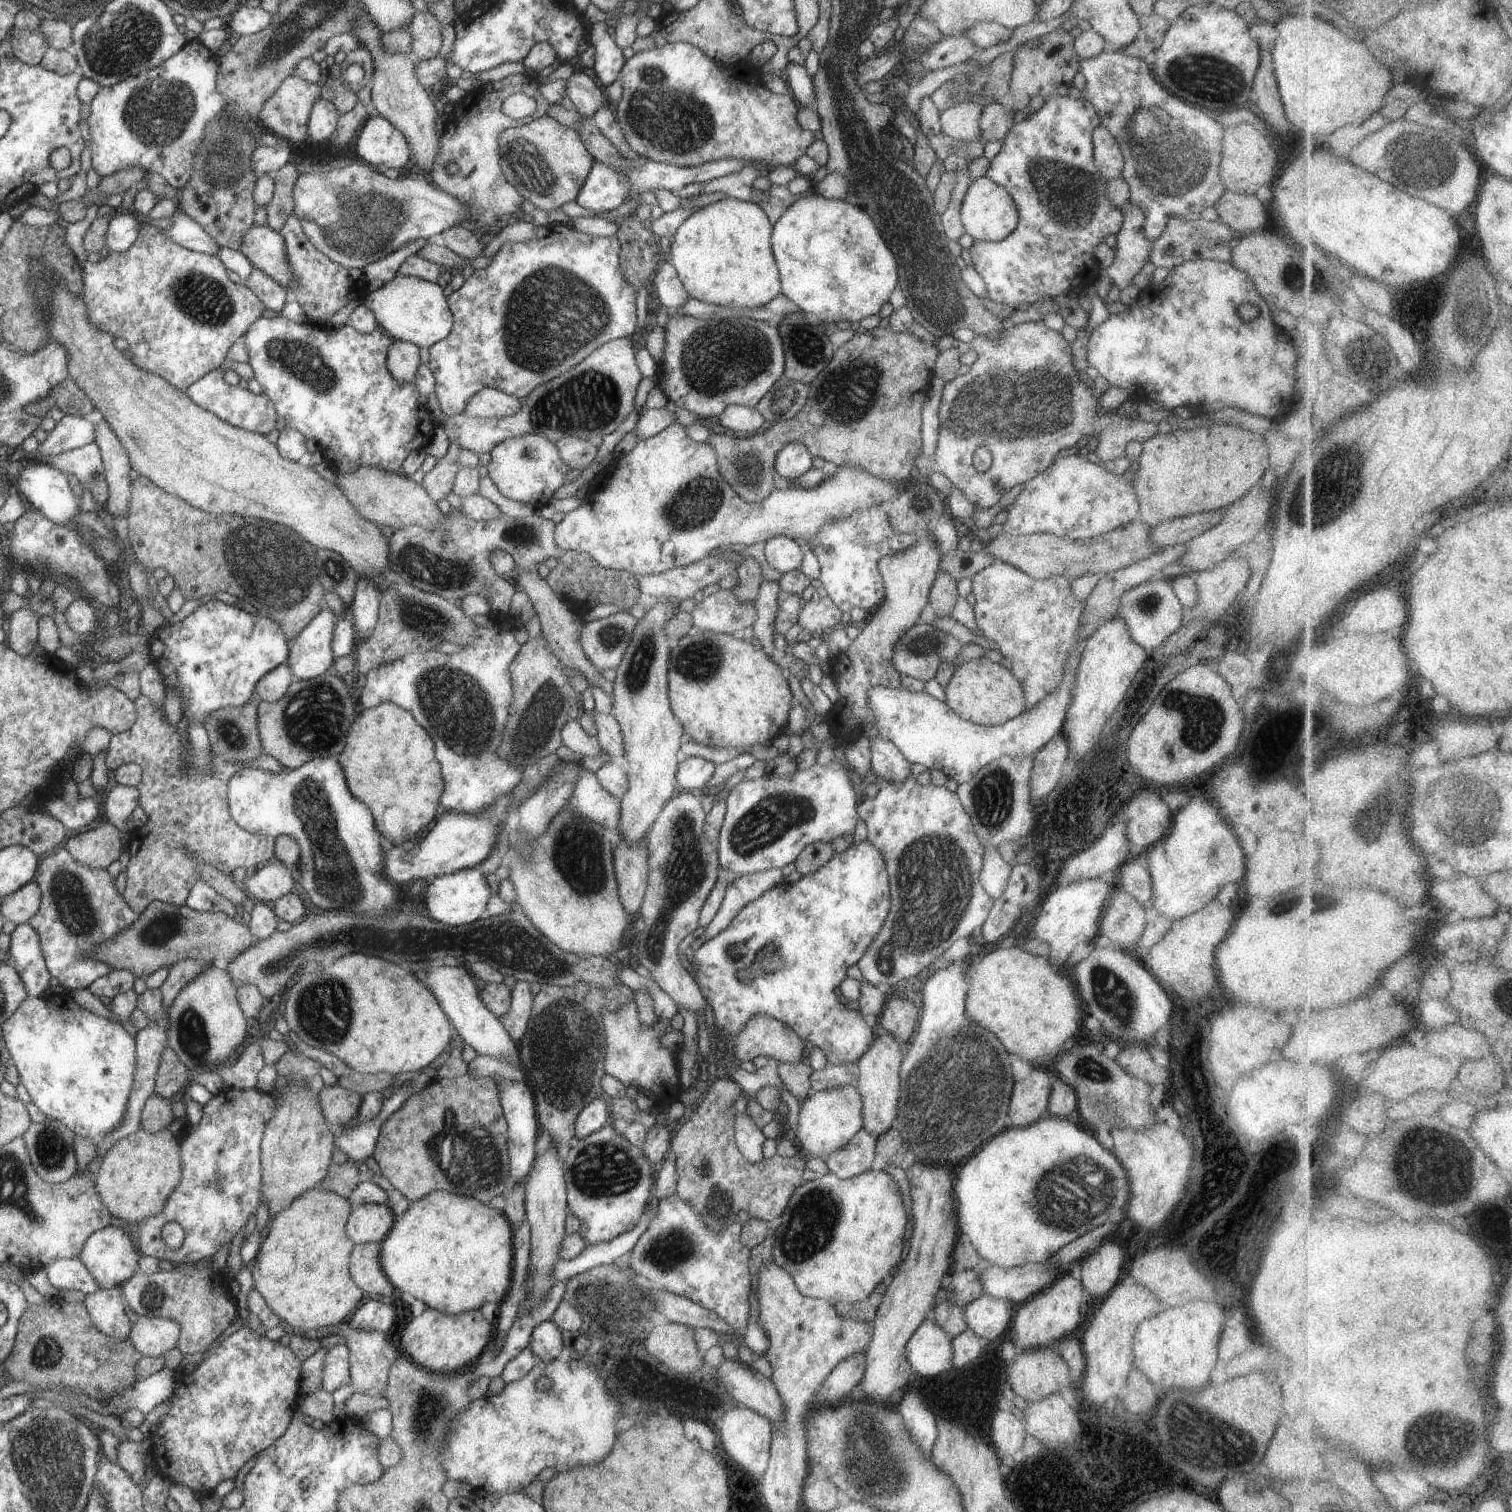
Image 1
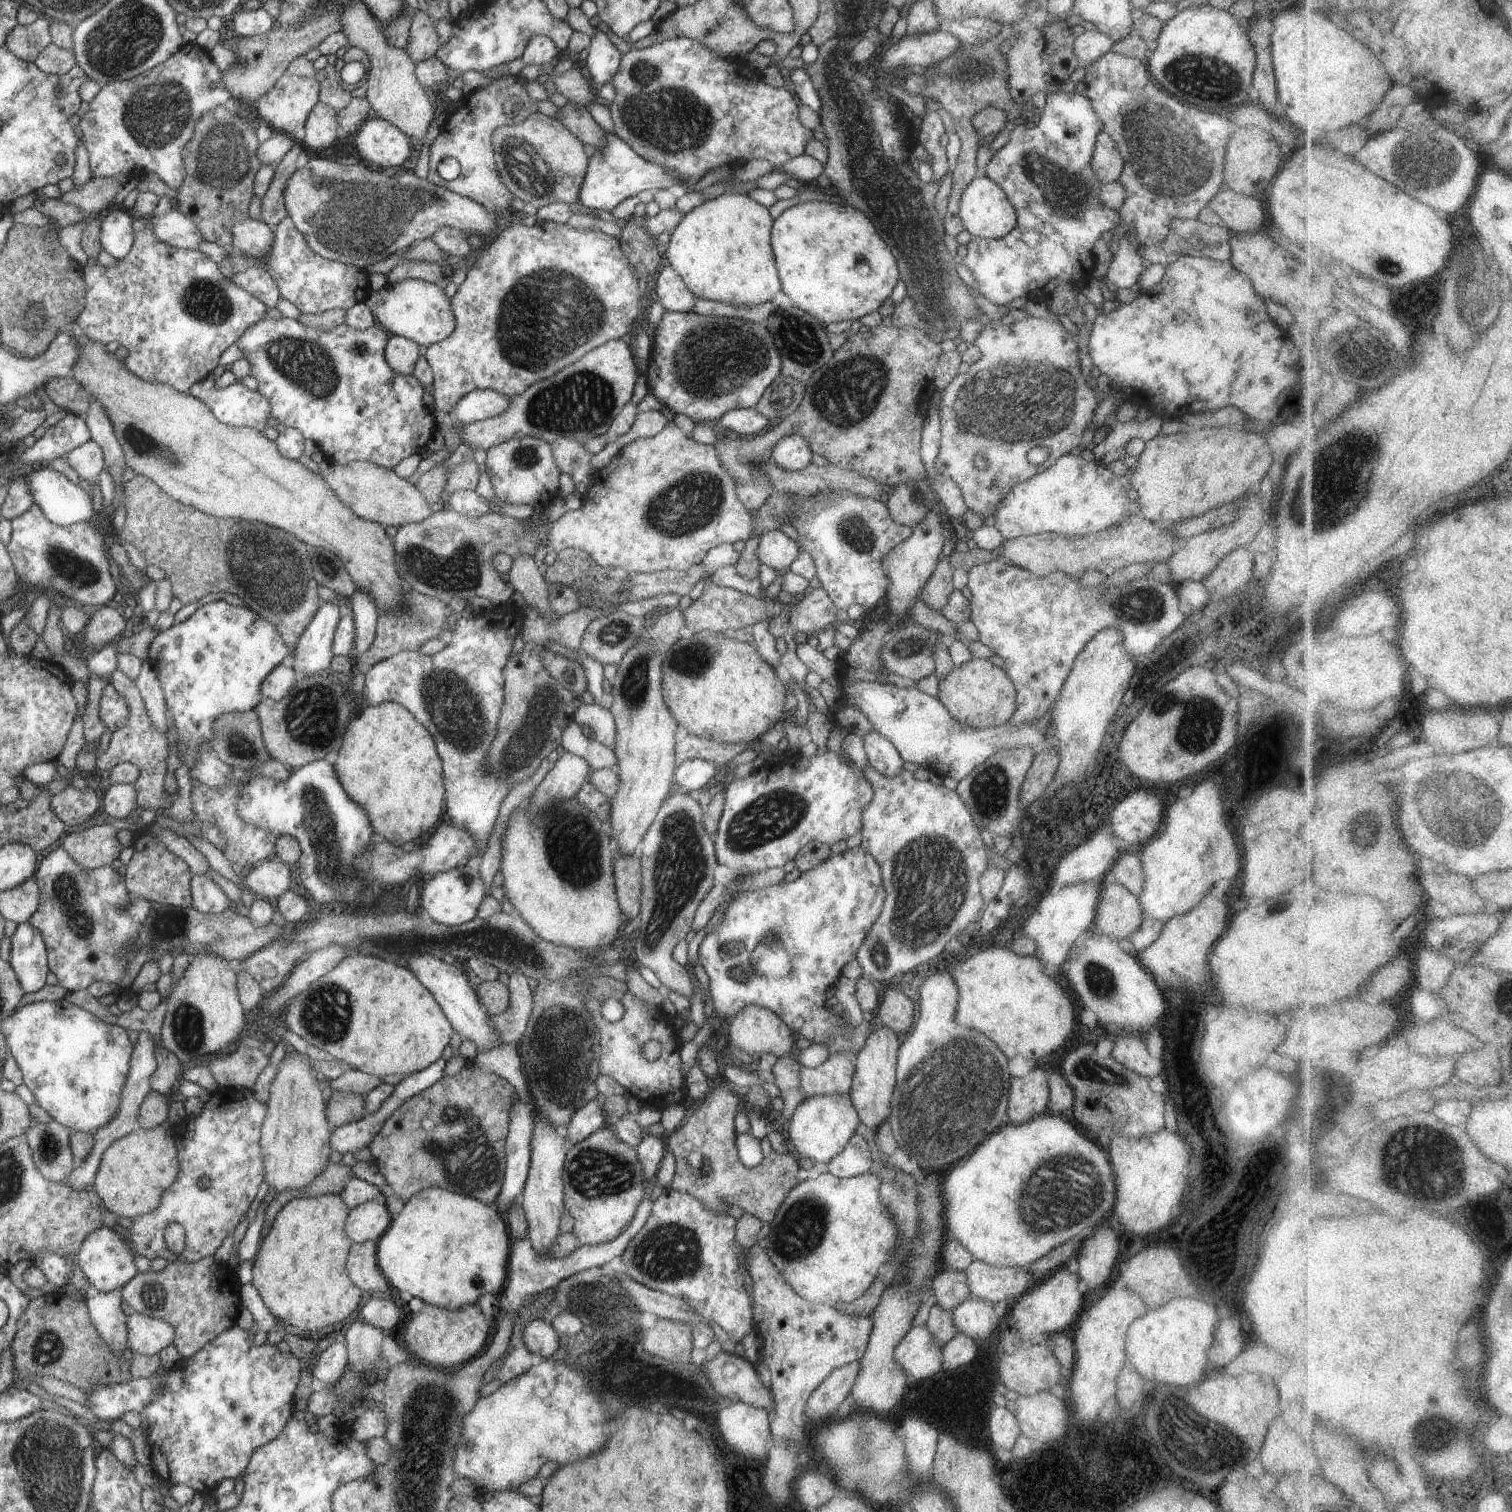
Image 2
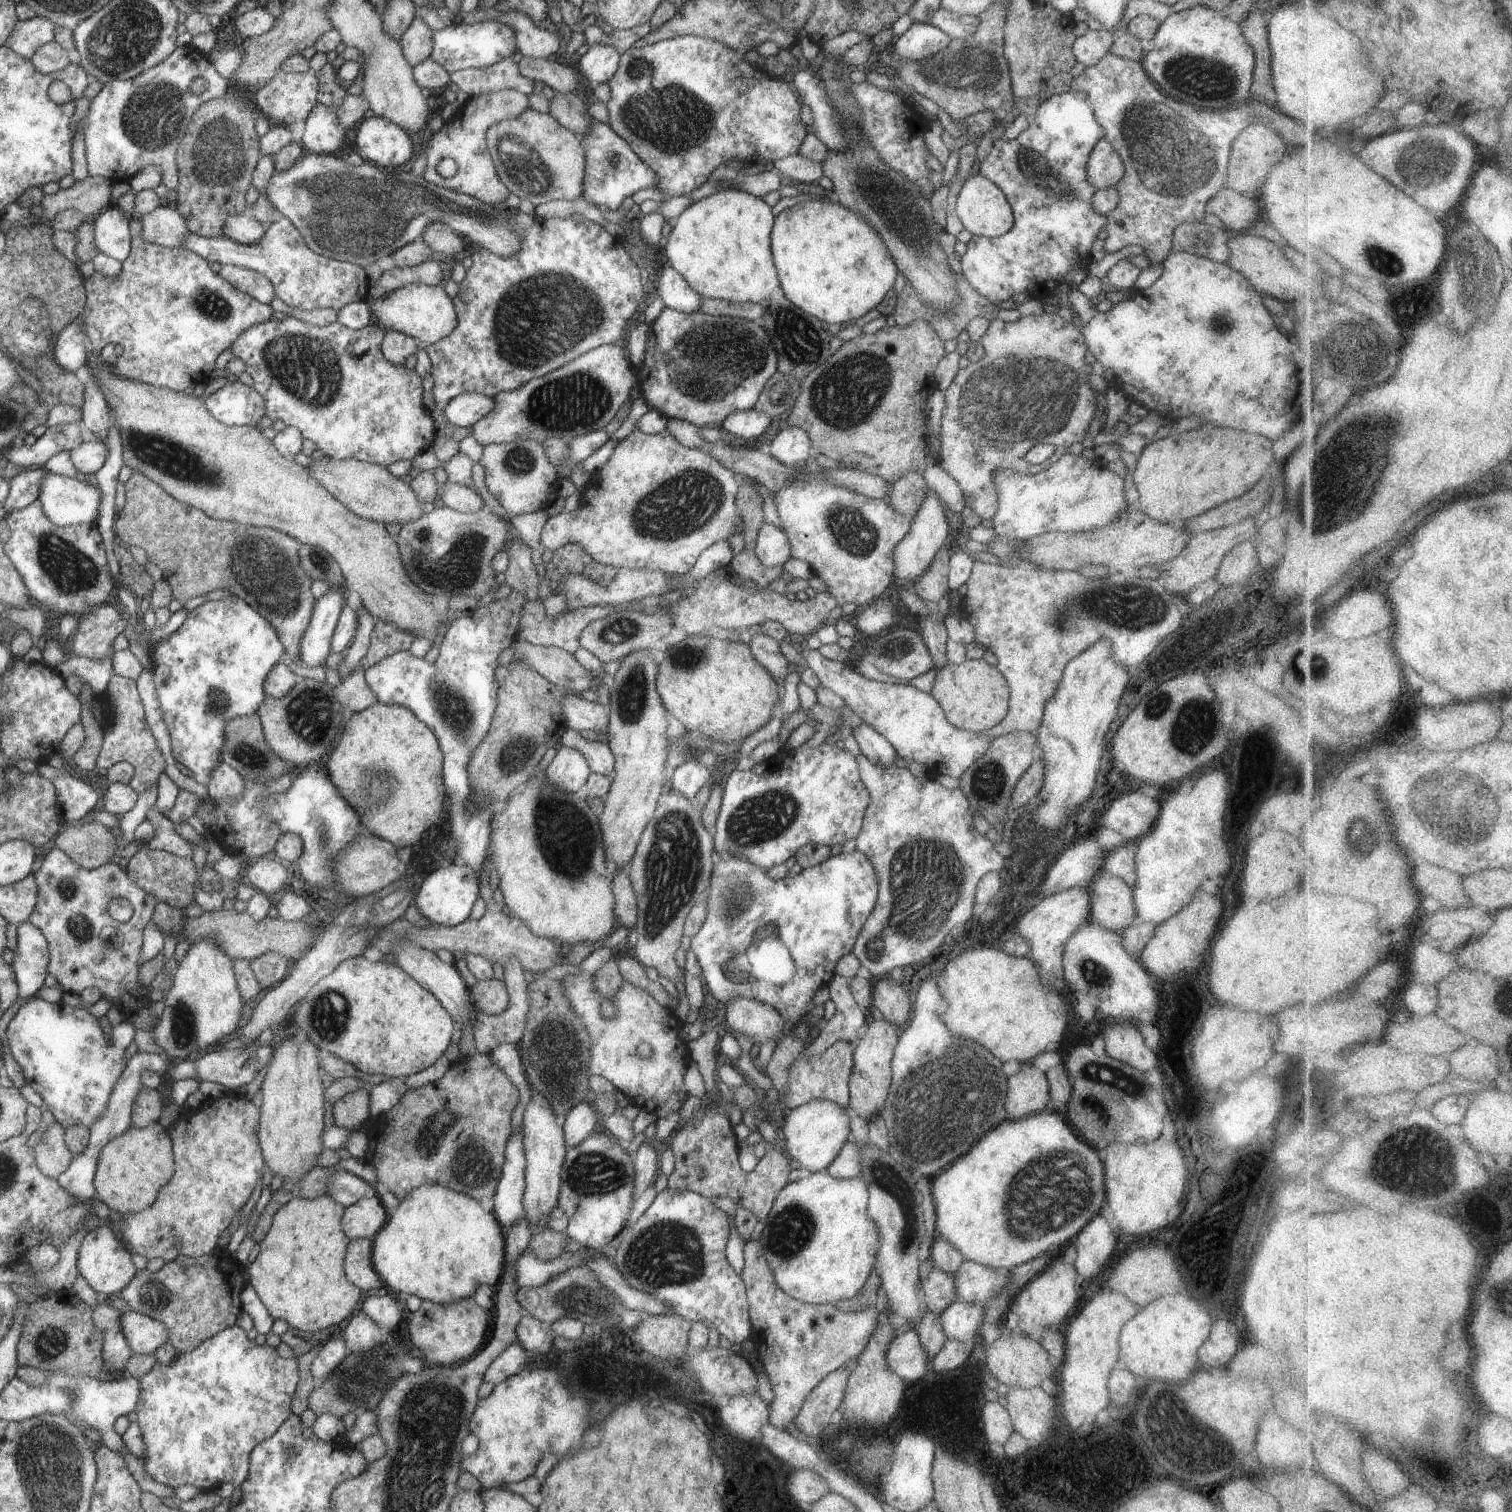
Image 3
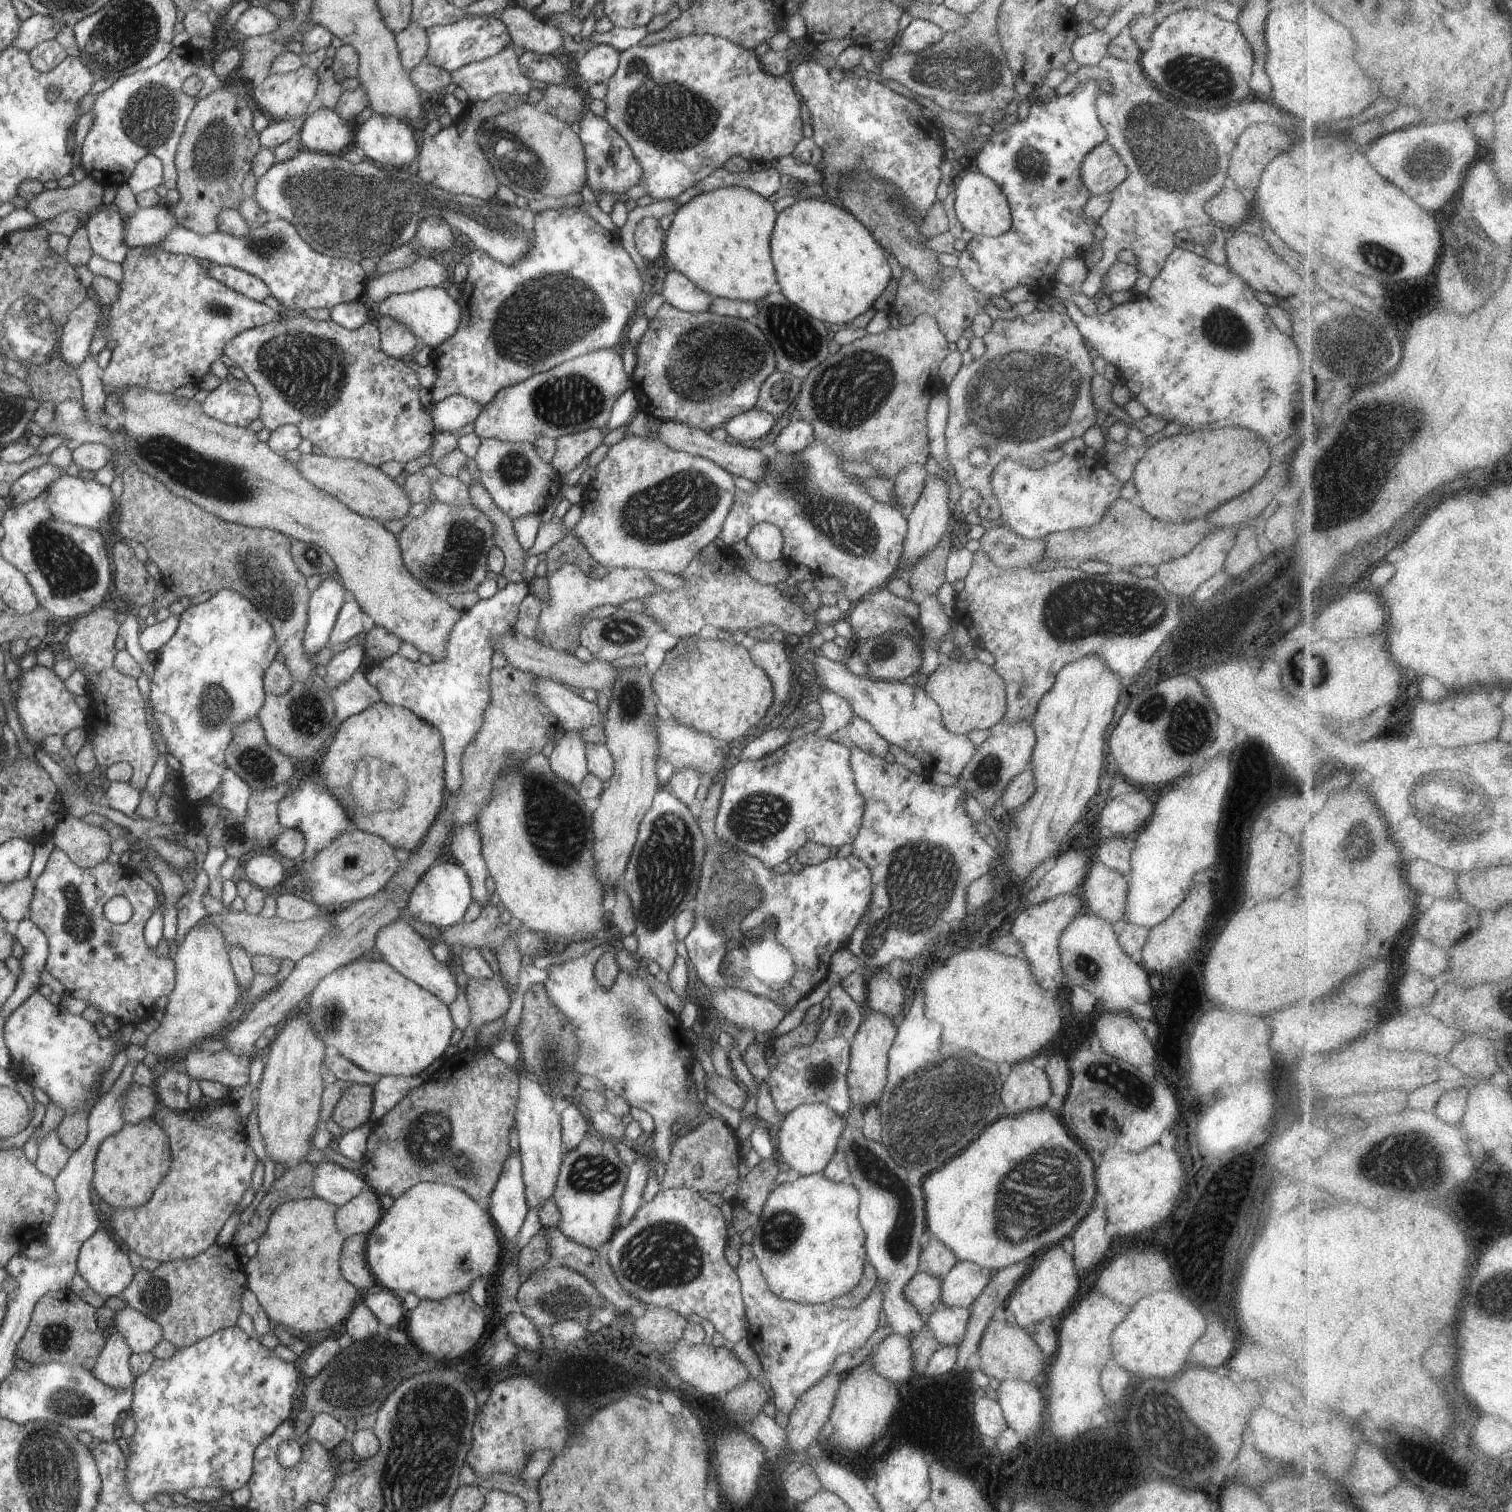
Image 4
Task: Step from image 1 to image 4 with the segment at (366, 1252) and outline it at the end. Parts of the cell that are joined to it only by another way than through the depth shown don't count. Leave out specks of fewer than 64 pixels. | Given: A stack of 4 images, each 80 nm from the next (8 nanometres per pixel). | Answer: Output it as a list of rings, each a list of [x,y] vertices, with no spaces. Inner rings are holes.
[[[356,1234],[344,1240],[342,1255],[343,1278],[360,1289],[372,1288],[374,1276],[367,1264],[367,1236]]]

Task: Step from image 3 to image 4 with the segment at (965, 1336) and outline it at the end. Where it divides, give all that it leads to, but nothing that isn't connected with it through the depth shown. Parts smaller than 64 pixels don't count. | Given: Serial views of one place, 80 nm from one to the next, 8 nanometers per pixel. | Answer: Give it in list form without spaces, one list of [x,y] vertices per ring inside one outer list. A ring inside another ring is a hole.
[[[941,1307],[932,1312],[924,1324],[932,1332],[932,1338],[940,1346],[957,1346],[964,1340],[964,1332],[970,1320],[970,1307]]]

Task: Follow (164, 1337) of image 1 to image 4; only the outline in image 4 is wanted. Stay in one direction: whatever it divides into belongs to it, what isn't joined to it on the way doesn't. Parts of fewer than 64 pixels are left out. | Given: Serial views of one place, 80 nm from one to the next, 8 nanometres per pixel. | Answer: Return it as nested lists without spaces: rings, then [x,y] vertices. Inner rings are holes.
[[[129,1306],[117,1310],[107,1325],[126,1340],[132,1354],[151,1353],[164,1340],[163,1328],[154,1319]]]

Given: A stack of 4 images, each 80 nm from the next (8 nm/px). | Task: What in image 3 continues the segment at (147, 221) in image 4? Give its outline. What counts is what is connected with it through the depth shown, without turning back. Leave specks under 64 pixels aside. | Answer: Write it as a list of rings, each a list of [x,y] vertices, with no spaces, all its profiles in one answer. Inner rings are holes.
[[[164,203],[156,210],[139,217],[140,236],[148,244],[177,248],[191,234],[186,218],[178,214],[177,210],[166,207]]]

